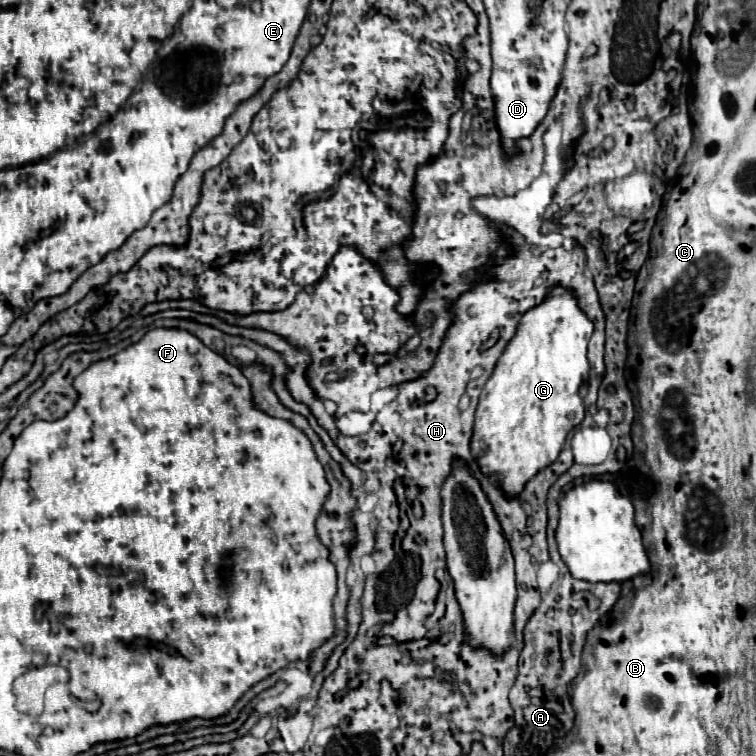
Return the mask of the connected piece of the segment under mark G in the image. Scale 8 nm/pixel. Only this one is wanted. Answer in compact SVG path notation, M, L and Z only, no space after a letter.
M551 286L541 304L533 306L521 316L513 340L507 344L505 352L497 360L493 374L489 376L475 412L475 428L471 438L471 450L485 474L501 472L501 488L515 496L531 476L553 464L563 448L567 434L581 424L585 416L585 404L581 388L589 376L587 344L593 334L591 318L577 306L577 294L571 288Z

